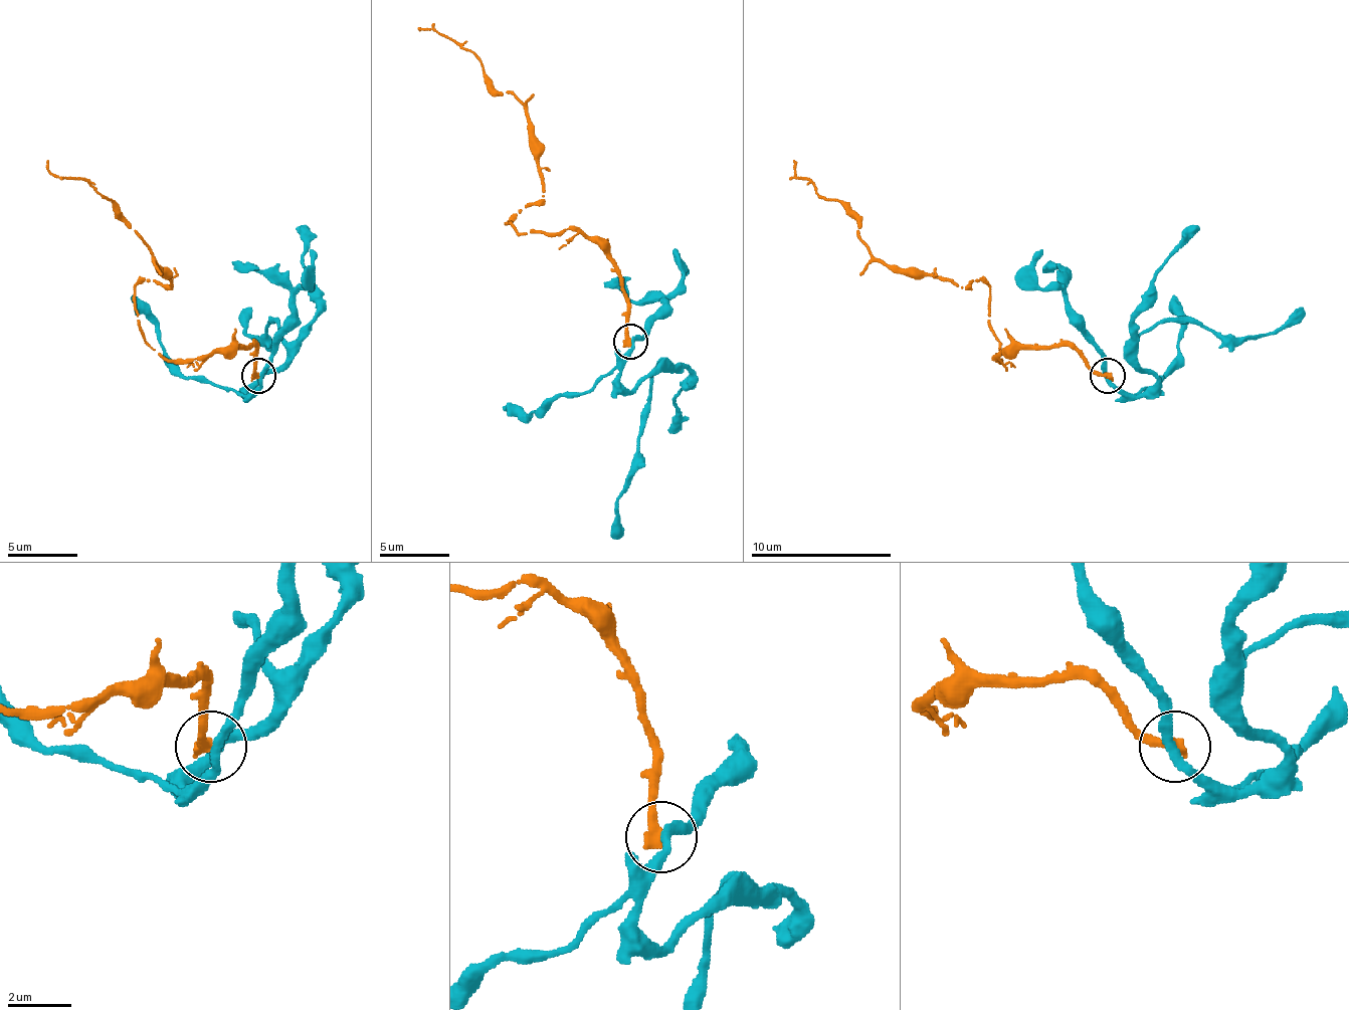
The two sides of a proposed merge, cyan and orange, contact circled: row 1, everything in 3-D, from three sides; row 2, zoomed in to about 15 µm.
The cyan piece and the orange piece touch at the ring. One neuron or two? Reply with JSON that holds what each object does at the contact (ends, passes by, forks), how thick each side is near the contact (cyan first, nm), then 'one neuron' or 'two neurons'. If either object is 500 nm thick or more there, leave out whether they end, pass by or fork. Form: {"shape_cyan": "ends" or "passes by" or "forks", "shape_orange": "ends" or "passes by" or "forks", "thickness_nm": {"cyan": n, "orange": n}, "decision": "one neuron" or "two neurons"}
{"shape_cyan": "passes by", "shape_orange": "ends", "thickness_nm": {"cyan": 280, "orange": 380}, "decision": "two neurons"}

